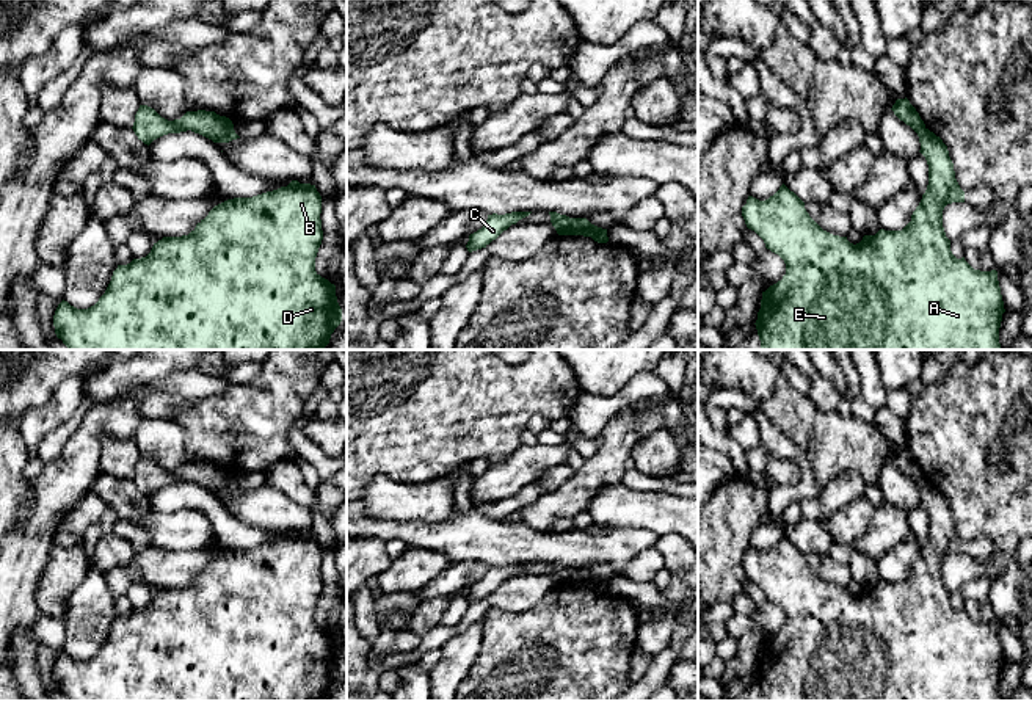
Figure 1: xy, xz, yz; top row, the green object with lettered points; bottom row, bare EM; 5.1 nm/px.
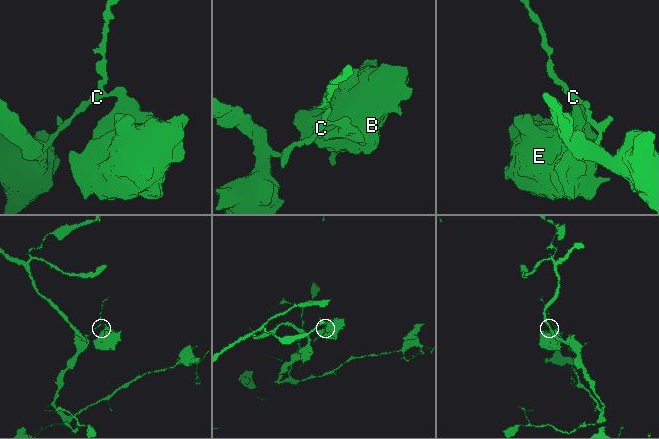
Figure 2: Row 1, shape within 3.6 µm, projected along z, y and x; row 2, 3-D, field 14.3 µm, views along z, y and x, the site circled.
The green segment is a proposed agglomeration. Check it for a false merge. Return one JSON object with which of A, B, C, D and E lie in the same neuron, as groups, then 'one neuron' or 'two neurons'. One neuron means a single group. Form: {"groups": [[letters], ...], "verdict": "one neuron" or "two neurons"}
{"groups": [["A", "B", "D", "E"], ["C"]], "verdict": "two neurons"}

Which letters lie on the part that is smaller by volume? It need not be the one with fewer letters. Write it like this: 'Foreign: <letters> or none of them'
Foreign: A, B, D, E

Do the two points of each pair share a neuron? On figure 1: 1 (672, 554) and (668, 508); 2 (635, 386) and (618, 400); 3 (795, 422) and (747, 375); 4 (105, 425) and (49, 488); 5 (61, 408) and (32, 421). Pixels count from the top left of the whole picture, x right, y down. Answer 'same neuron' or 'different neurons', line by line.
1: different neurons
2: same neuron
3: different neurons
4: same neuron
5: same neuron

